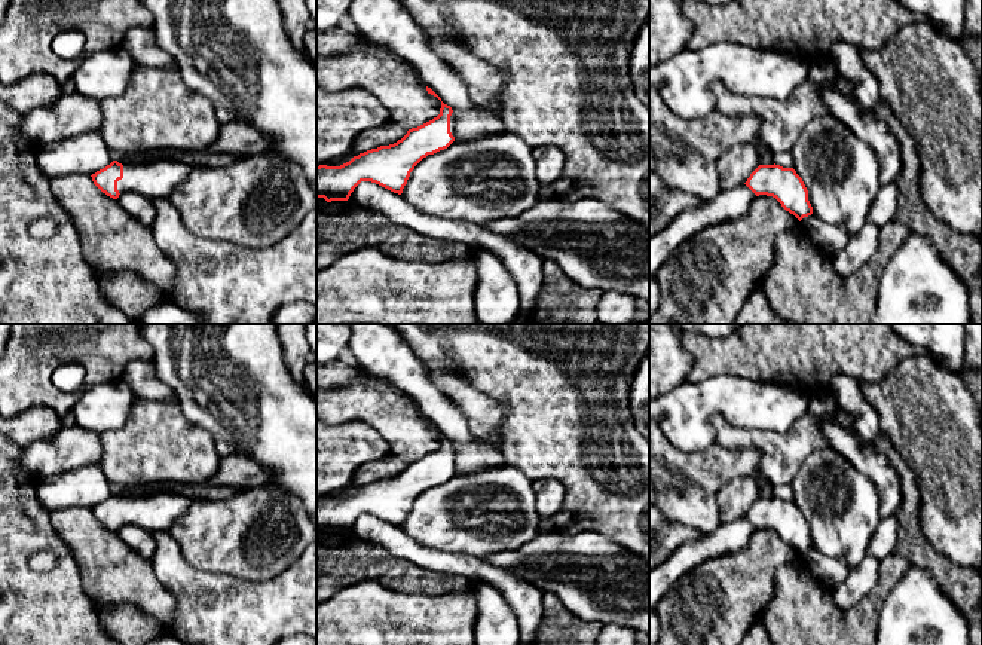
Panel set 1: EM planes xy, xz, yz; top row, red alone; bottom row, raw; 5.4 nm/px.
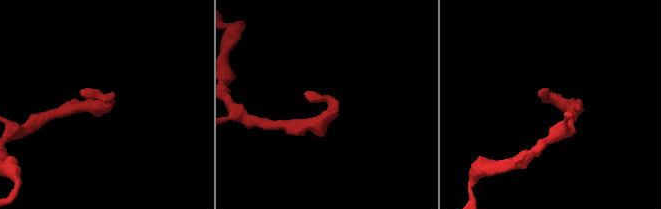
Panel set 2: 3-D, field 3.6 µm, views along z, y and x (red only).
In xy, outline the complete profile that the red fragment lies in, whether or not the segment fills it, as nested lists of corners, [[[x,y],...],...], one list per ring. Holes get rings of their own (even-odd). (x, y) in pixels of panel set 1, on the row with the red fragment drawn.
[[[163,159],[149,165],[132,166],[113,161],[92,174],[94,184],[107,196],[117,199],[120,193],[138,192],[152,199],[166,198],[181,181],[201,165]]]

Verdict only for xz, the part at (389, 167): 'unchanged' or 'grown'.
grown

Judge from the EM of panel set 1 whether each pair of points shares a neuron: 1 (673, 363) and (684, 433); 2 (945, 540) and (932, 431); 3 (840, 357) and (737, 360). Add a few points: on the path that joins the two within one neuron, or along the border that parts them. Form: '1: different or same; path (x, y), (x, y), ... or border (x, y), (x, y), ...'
1: different; border (687, 381), (664, 394)
2: same; path (945, 513), (945, 458)
3: same; path (814, 357), (798, 367), (762, 367)

